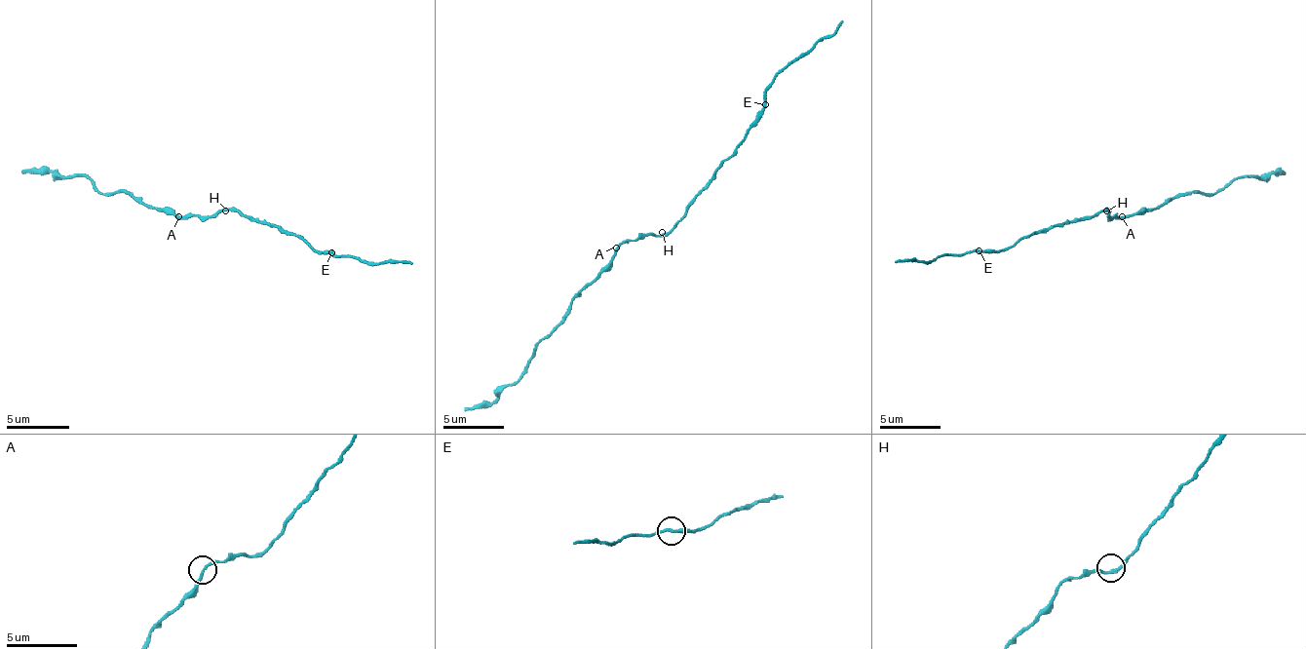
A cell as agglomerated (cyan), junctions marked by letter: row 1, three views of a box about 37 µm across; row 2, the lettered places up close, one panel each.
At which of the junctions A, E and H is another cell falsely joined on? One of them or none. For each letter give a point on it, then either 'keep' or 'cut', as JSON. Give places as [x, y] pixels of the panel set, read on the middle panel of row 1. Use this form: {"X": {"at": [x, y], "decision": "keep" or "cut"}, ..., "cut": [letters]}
{"A": {"at": [616, 248], "decision": "keep"}, "E": {"at": [765, 104], "decision": "keep"}, "H": {"at": [662, 232], "decision": "keep"}, "cut": []}

